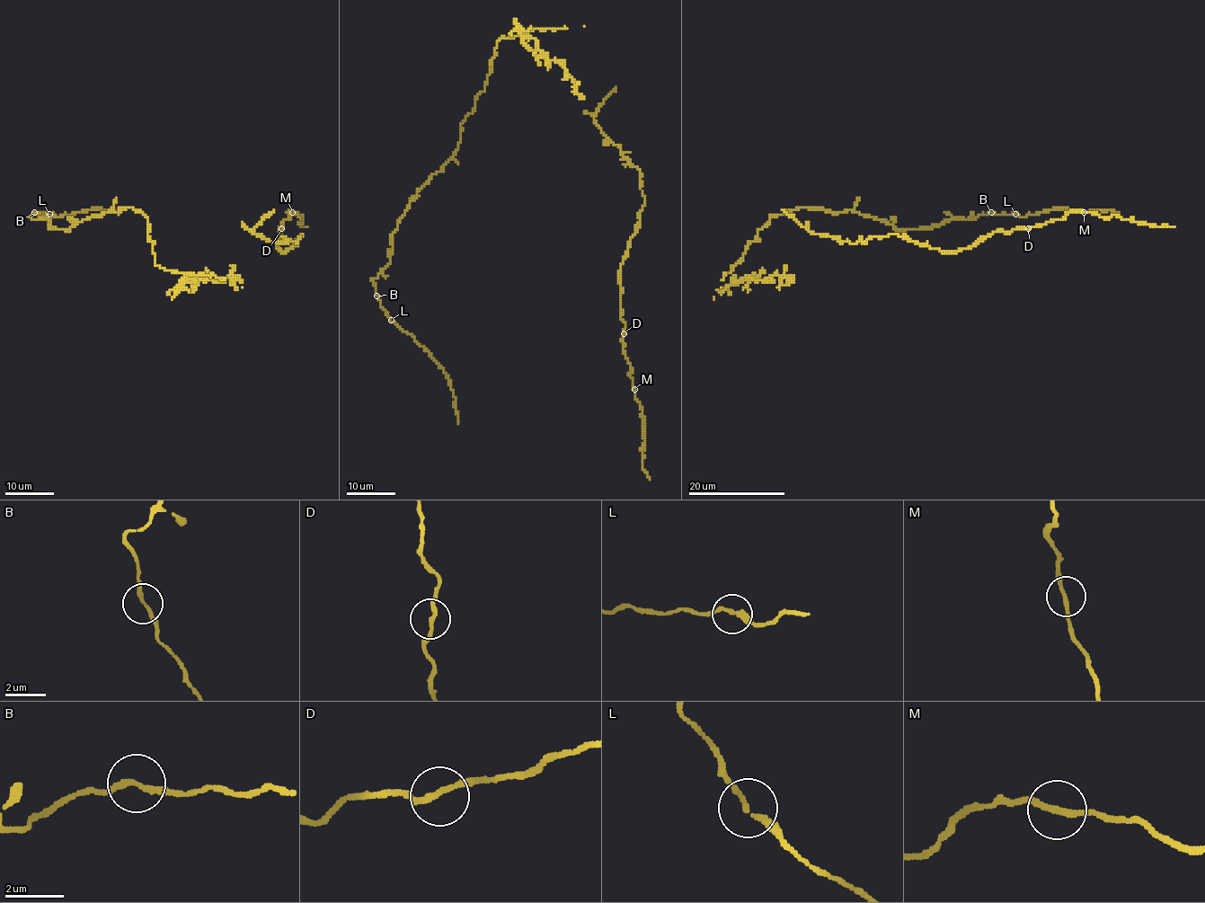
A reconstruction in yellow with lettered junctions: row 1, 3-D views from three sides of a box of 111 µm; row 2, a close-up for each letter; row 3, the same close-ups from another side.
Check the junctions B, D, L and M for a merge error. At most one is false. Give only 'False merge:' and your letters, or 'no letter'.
False merge: M

